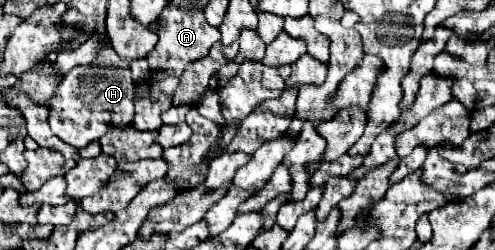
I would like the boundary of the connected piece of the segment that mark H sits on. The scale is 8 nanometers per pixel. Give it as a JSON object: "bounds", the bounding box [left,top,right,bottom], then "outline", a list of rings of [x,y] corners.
{"bounds":[46,66,134,148],"outline":[[[78,66],[58,84],[46,104],[52,134],[76,148],[100,140],[110,128],[126,128],[134,118],[134,80],[128,68]]]}

